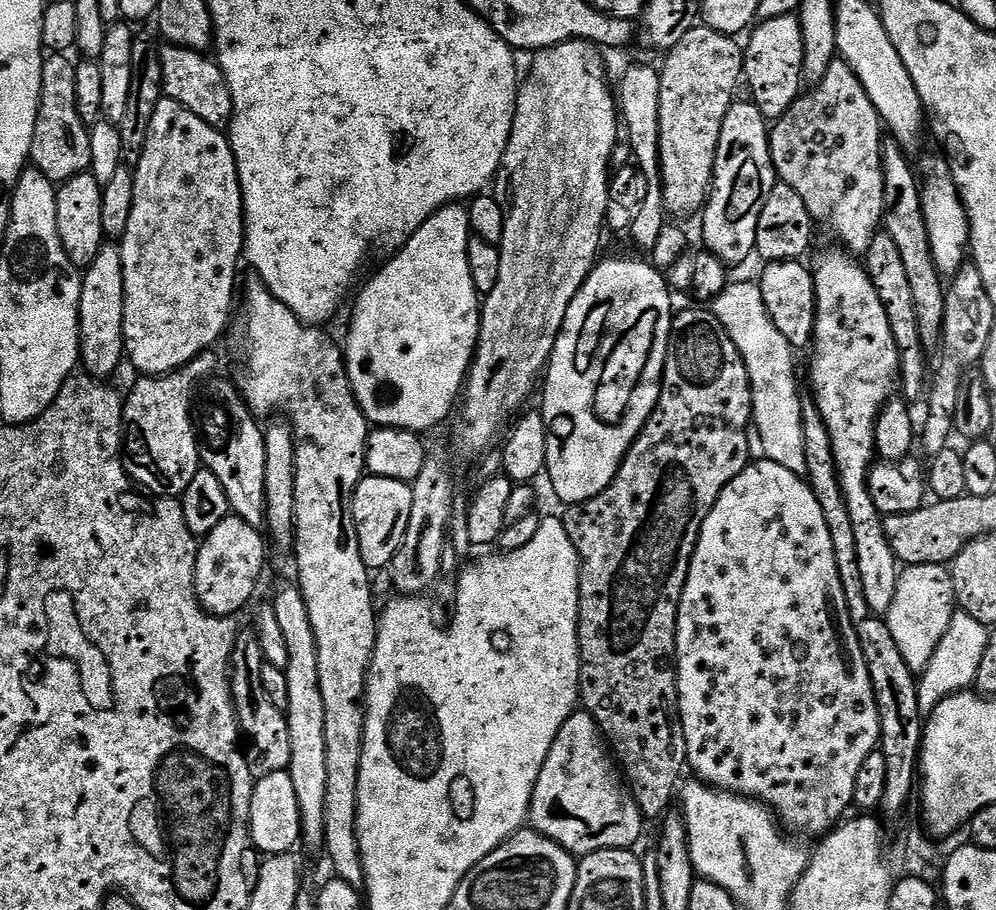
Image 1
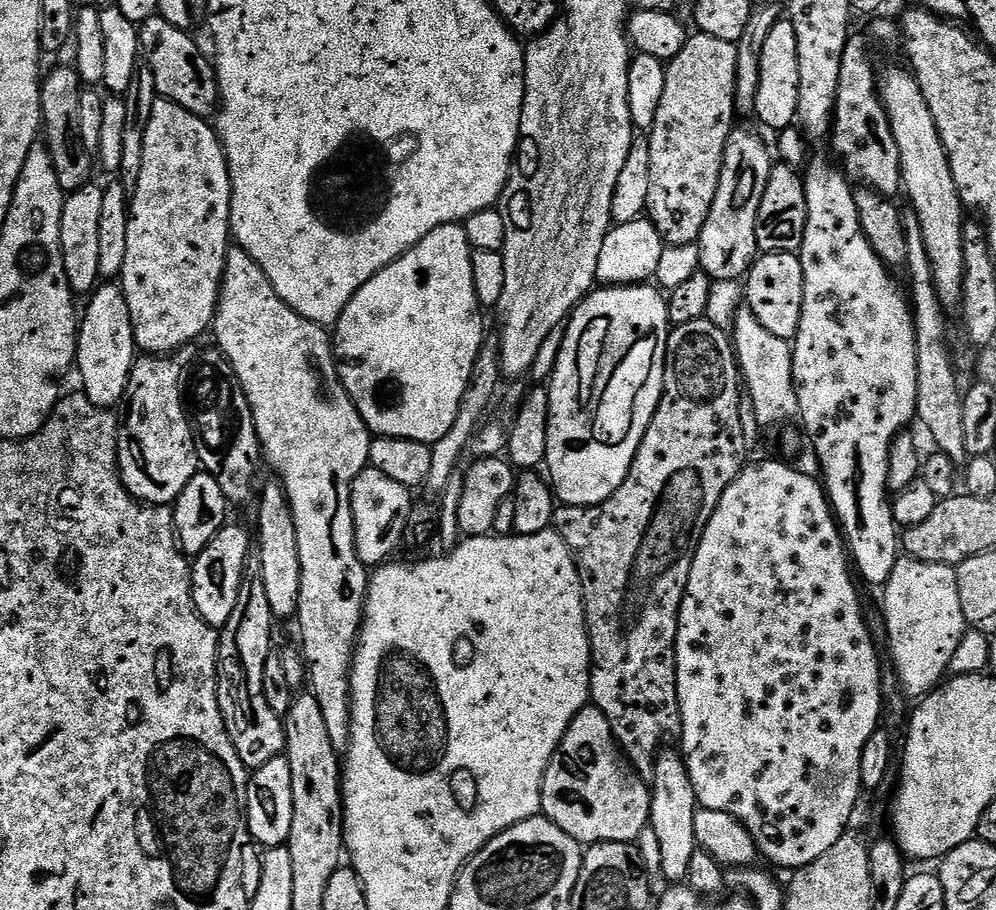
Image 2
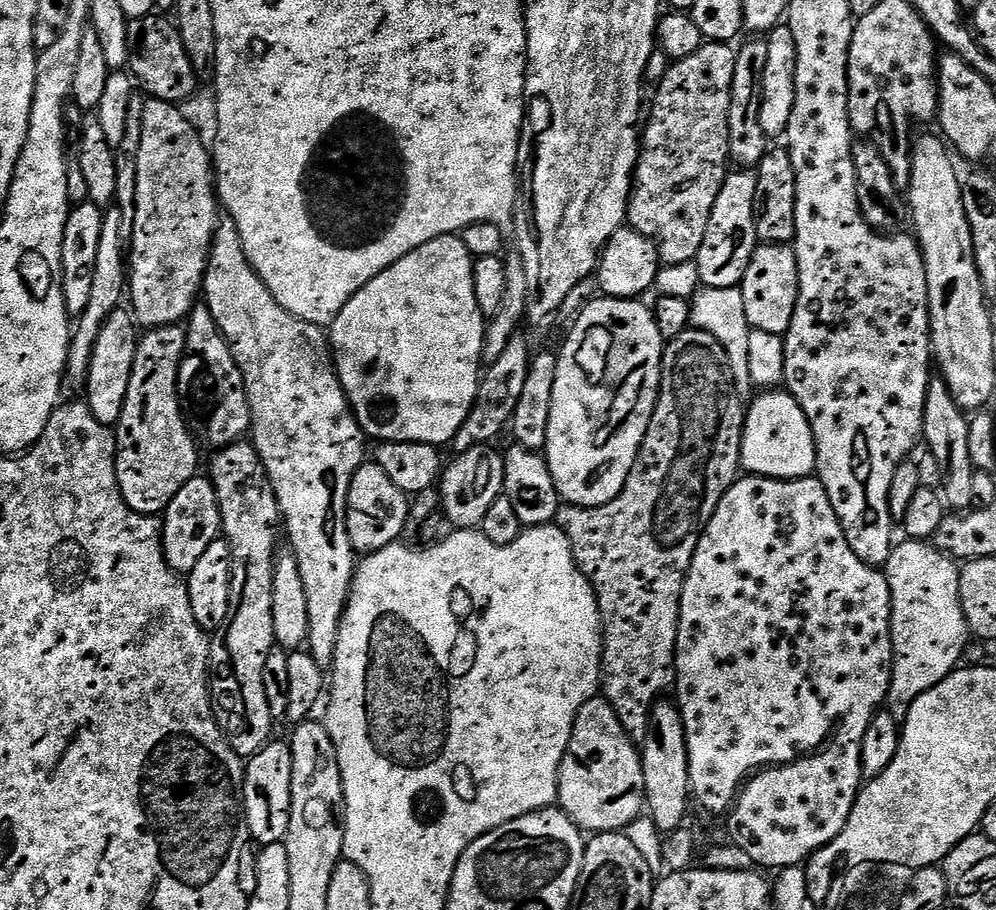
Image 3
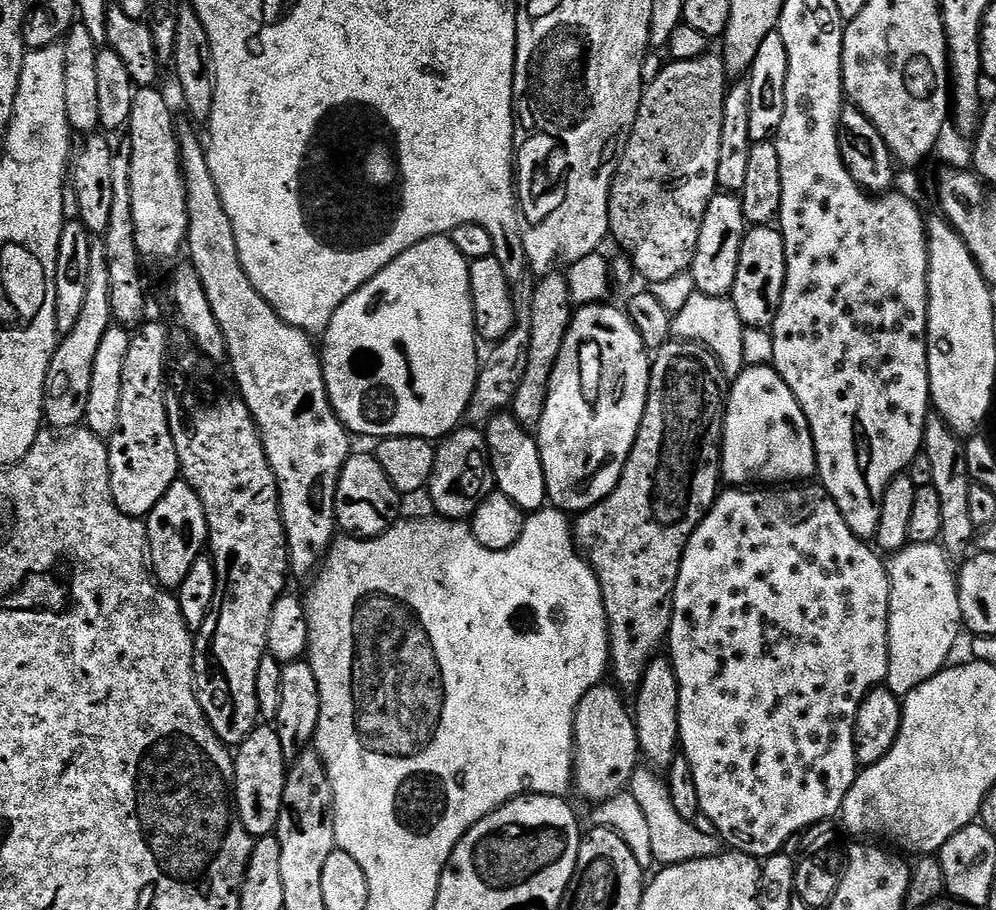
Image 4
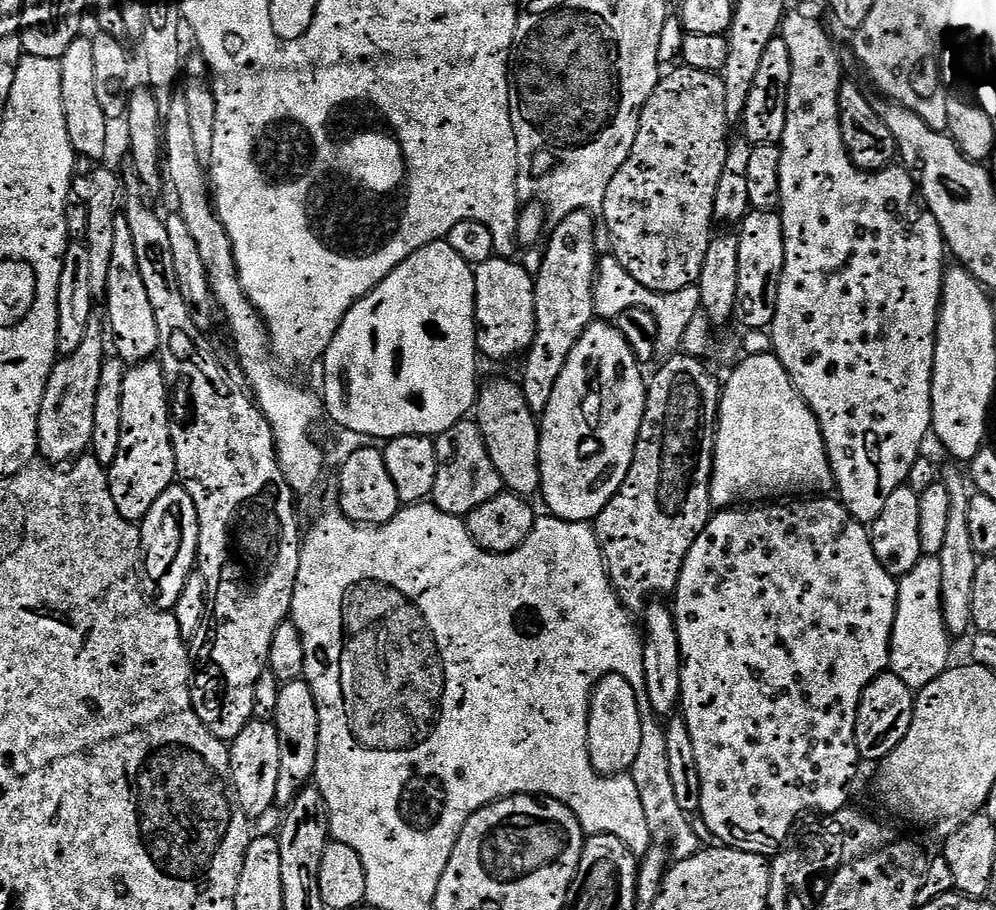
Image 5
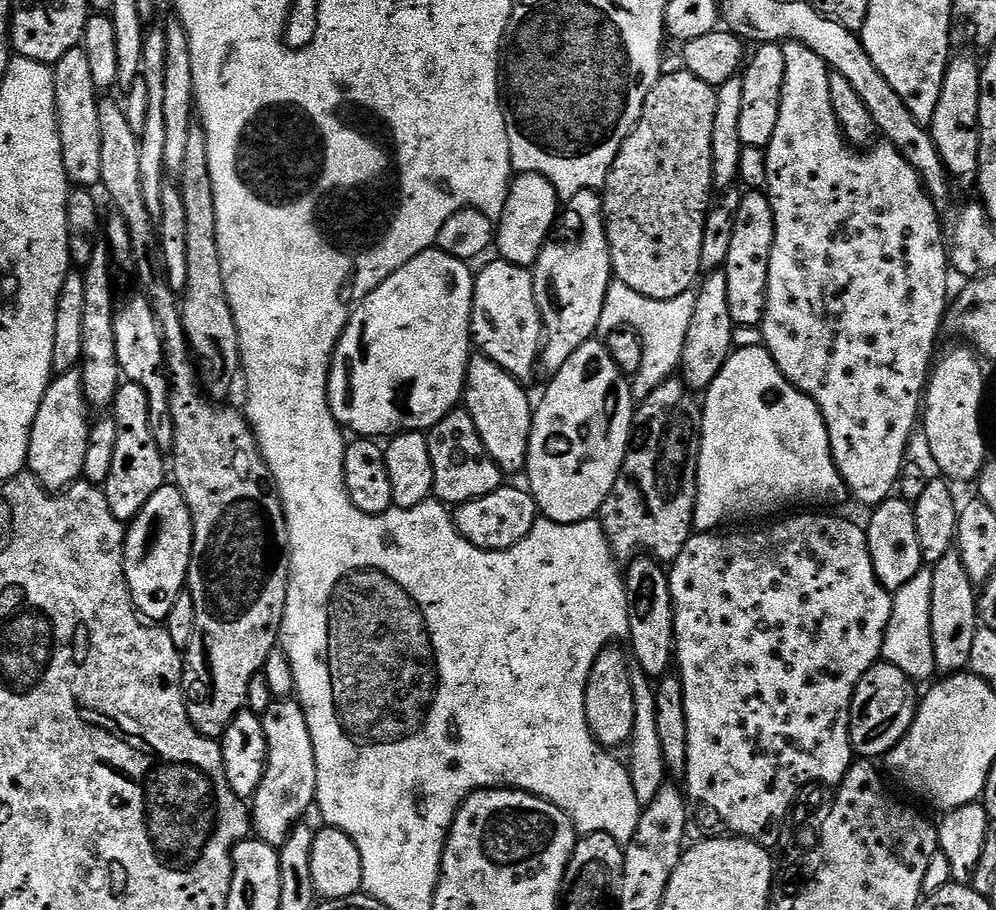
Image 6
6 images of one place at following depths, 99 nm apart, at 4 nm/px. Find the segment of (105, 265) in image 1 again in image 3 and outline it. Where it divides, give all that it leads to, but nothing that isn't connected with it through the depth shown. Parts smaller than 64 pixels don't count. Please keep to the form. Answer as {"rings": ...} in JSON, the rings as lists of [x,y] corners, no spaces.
{"rings":[[[128,310],[111,312],[98,330],[98,340],[94,342],[86,385],[86,403],[92,417],[98,422],[115,426],[120,421],[122,406],[126,402],[126,390],[130,390],[130,370],[134,364],[137,339],[138,325]]]}

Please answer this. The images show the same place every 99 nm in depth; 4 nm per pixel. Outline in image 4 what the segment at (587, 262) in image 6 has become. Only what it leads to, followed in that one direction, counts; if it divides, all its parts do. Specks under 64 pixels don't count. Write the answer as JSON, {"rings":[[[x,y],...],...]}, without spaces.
{"rings":[[[548,274],[544,280],[535,285],[533,294],[533,324],[530,334],[530,344],[527,348],[525,374],[521,385],[510,405],[510,411],[523,428],[536,430],[540,427],[540,419],[546,410],[548,383],[552,377],[552,367],[556,365],[558,354],[562,350],[562,342],[572,324],[574,315],[574,292],[568,289],[568,280],[564,276]]]}

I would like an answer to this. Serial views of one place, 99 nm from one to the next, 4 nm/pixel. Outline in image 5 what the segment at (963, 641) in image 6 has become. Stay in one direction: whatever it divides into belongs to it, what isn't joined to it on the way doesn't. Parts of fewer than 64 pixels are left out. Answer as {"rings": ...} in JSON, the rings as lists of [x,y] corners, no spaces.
{"rings":[[[948,472],[945,476],[943,473],[942,482],[950,494],[950,519],[948,519],[946,538],[939,555],[942,566],[941,612],[944,615],[949,637],[956,638],[956,636],[964,635],[967,637],[968,628],[973,627],[972,603],[974,602],[974,578],[978,563],[976,551],[970,543],[970,530],[966,519],[970,488],[965,477],[963,480],[956,472]]]}

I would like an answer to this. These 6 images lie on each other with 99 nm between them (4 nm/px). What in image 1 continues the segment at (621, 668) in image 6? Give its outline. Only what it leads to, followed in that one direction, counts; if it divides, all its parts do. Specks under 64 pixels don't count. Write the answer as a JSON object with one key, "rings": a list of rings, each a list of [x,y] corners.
{"rings":[[[583,710],[573,712],[558,730],[550,746],[550,754],[546,754],[546,762],[534,786],[534,794],[528,807],[528,820],[535,831],[541,832],[546,838],[553,840],[559,848],[565,848],[576,858],[589,856],[598,850],[631,849],[636,846],[632,844],[639,842],[640,835],[646,827],[645,818],[610,755],[604,735],[588,712]]]}

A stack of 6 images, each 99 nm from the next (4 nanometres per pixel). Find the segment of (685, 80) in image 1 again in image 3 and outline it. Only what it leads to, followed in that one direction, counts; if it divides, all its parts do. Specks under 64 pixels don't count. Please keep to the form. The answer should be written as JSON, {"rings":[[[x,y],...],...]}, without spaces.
{"rings":[[[705,42],[697,52],[690,54],[690,58],[675,61],[655,85],[652,117],[649,118],[648,125],[646,120],[642,128],[640,155],[636,158],[626,220],[632,230],[651,240],[661,265],[693,263],[702,246],[718,190],[722,190],[722,182],[730,164],[728,111],[735,61],[736,48],[731,43]]]}

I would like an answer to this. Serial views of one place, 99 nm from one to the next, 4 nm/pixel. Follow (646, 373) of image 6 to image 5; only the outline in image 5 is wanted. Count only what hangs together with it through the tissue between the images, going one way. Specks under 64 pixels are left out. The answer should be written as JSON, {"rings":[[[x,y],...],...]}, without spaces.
{"rings":[[[605,255],[596,265],[596,275],[592,282],[592,310],[601,321],[612,322],[622,310],[641,308],[654,316],[658,324],[656,350],[660,354],[676,354],[681,351],[683,335],[692,319],[701,311],[700,289],[696,284],[686,286],[677,292],[655,292],[646,290],[642,282],[634,282],[630,274],[626,274],[623,266],[616,261],[615,256]]]}

